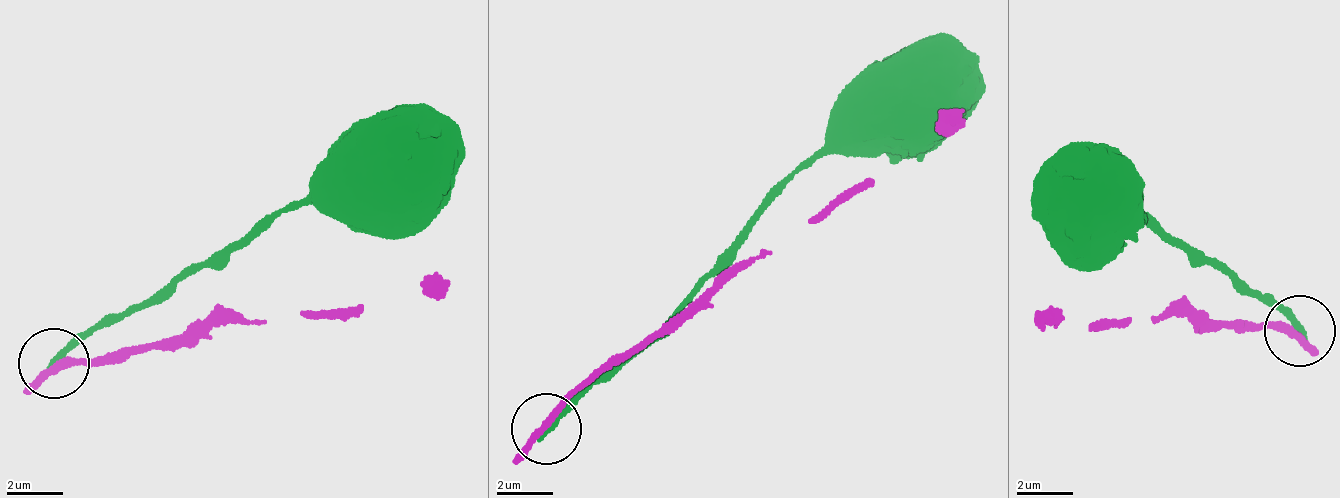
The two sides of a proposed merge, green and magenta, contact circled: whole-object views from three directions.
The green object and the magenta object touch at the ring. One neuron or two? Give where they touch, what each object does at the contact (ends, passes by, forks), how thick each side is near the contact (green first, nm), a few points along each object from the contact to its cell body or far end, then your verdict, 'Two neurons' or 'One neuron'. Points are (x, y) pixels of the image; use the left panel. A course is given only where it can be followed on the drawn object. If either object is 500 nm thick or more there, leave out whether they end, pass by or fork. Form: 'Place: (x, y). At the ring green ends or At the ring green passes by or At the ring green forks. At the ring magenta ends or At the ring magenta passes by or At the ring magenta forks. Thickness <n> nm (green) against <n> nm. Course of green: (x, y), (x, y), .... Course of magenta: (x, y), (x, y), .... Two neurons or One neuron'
Place: (54, 363). At the ring green ends. At the ring magenta passes by. Thickness 300 nm (green) against 240 nm. Course of green: (52, 362), (73, 338), (285, 209), (354, 206), (374, 183). Course of magenta: (52, 362), (106, 351), (182, 343), (223, 325), (450, 289). Two neurons

